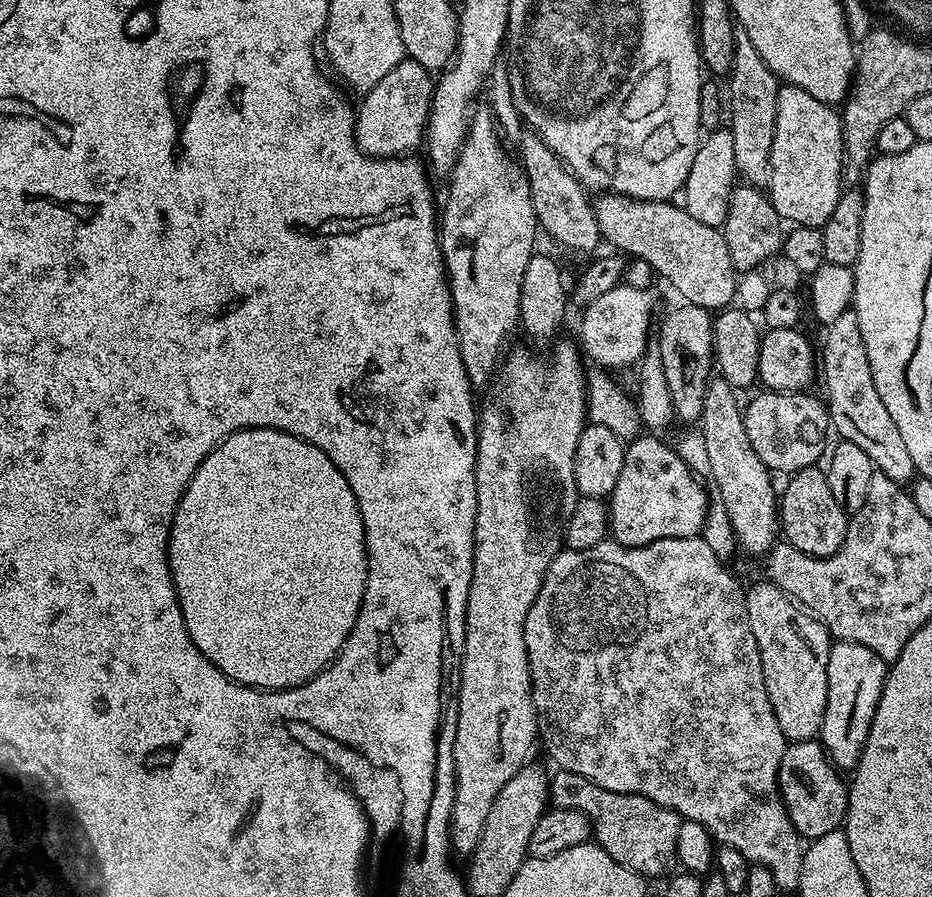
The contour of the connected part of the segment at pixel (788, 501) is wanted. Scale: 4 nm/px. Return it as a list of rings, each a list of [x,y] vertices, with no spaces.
[[[820,466],[803,468],[801,472],[791,473],[787,480],[788,485],[778,496],[778,528],[783,539],[802,550],[802,554],[834,555],[846,538],[850,516],[834,499],[827,471]]]

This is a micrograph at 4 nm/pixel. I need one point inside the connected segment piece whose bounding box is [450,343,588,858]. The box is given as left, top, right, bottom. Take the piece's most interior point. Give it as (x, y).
(528, 427)

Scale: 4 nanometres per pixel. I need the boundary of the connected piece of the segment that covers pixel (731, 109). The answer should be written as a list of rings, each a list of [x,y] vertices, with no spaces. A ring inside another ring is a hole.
[[[737,27],[734,34],[734,62],[726,77],[726,116],[732,123],[736,175],[743,183],[763,189],[770,178],[770,150],[774,146],[774,126],[778,118],[778,94],[781,81],[762,62],[762,54],[750,42],[750,34]]]

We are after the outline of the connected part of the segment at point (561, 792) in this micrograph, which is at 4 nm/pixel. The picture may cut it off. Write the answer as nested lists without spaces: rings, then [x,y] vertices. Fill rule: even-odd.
[[[563,770],[551,773],[548,795],[555,807],[578,810],[588,816],[588,821],[592,823],[592,836],[595,843],[599,844],[602,850],[606,850],[606,854],[610,854],[614,862],[634,870],[639,876],[645,878],[673,871],[677,863],[678,826],[682,819],[674,810],[645,796],[618,794],[614,790],[606,790],[582,778],[582,774]]]

